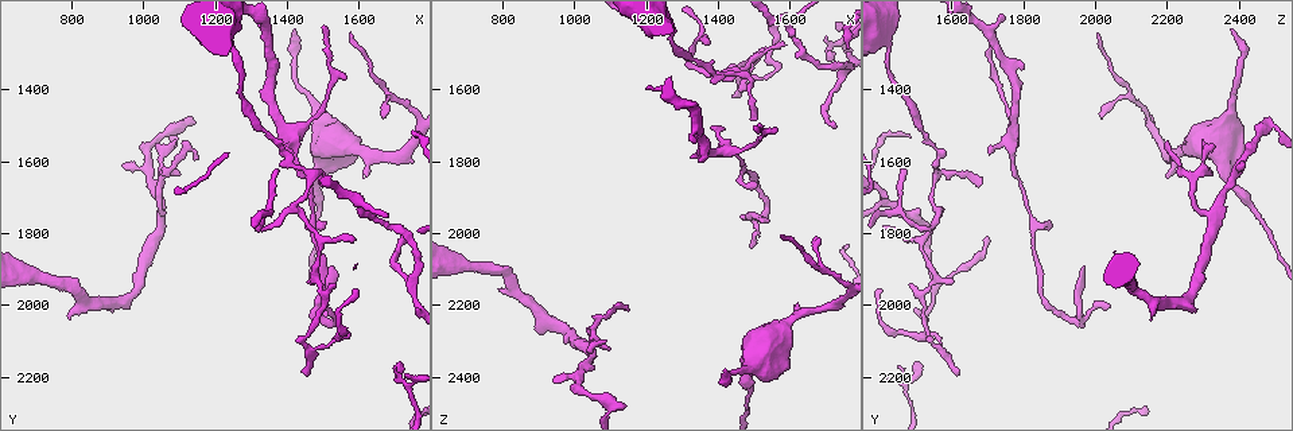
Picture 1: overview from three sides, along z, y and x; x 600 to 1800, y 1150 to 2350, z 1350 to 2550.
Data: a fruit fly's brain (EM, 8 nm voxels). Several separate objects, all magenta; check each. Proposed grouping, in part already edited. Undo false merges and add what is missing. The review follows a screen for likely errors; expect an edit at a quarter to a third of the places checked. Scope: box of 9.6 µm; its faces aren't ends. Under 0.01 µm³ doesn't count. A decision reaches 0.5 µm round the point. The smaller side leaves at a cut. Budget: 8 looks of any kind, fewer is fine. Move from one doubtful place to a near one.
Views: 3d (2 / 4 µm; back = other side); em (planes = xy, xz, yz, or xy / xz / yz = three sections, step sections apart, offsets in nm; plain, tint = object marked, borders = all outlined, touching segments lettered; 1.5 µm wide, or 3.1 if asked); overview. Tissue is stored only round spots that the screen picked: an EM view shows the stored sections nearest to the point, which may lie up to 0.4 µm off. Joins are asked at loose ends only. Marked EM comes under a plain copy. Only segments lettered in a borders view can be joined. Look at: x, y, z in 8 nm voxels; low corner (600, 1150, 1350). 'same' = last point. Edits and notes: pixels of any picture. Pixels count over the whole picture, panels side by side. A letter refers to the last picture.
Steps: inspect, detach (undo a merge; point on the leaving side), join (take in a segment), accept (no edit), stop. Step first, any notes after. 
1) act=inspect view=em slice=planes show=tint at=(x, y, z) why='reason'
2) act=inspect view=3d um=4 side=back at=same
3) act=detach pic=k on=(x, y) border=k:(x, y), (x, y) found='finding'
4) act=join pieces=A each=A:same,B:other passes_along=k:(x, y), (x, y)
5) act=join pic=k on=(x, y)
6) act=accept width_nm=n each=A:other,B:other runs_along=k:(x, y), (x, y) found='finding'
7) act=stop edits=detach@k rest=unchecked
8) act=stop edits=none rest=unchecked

act=inspect view=em slice=xz step=4 show=borders at=(1610, 1650, 2210) why='an open end'

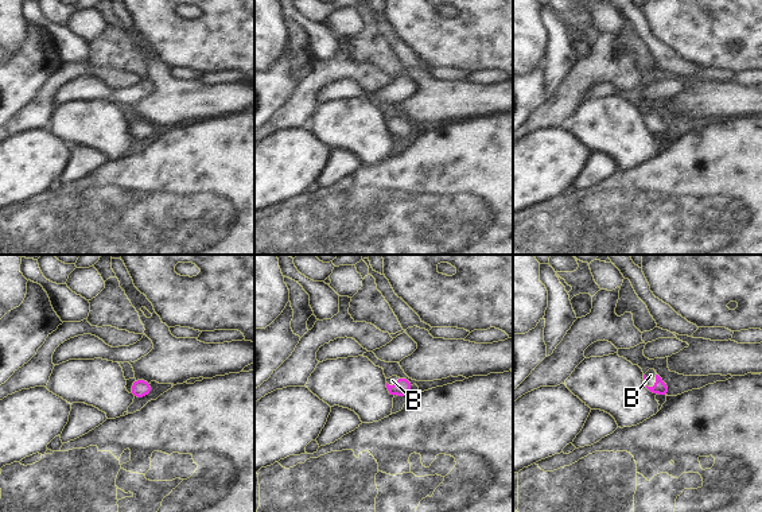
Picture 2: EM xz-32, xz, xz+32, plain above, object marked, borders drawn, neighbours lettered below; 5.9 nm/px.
act=inspect view=em slice=planes show=borders at=same why='another direction'

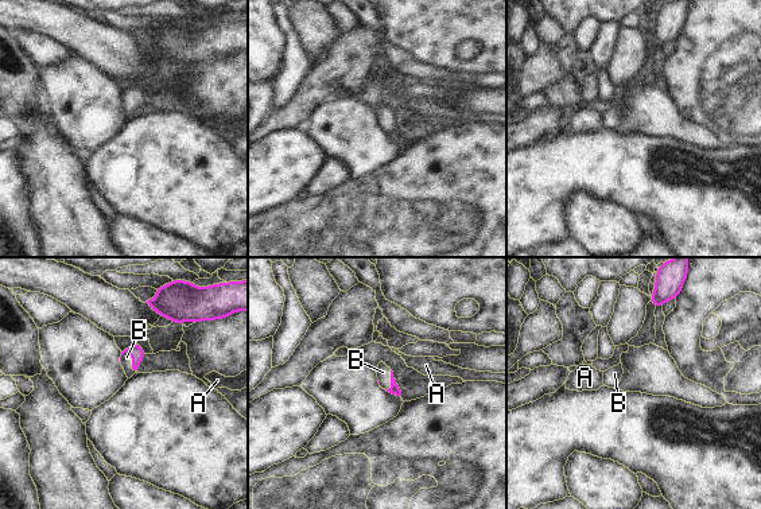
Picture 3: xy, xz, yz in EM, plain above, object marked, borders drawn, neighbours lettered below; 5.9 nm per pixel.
act=join pieces=B each=A:other,B:same passes_along=3:(138, 353), (132, 361), (127, 357) found='the cell continues'

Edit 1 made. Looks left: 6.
act=inspect view=3d um=4 at=(1040, 1750, 2330) why='branch point'

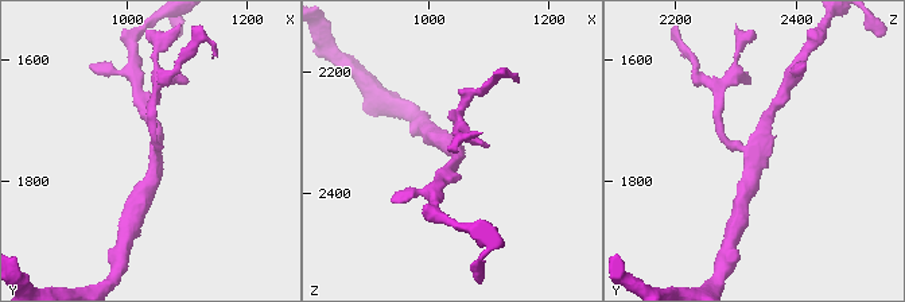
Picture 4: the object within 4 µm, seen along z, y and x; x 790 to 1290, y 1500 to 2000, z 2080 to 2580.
act=inspect view=em slice=planes show=borders at=(1045, 1750, 2325) arms=3 why='shape alone is not enough'

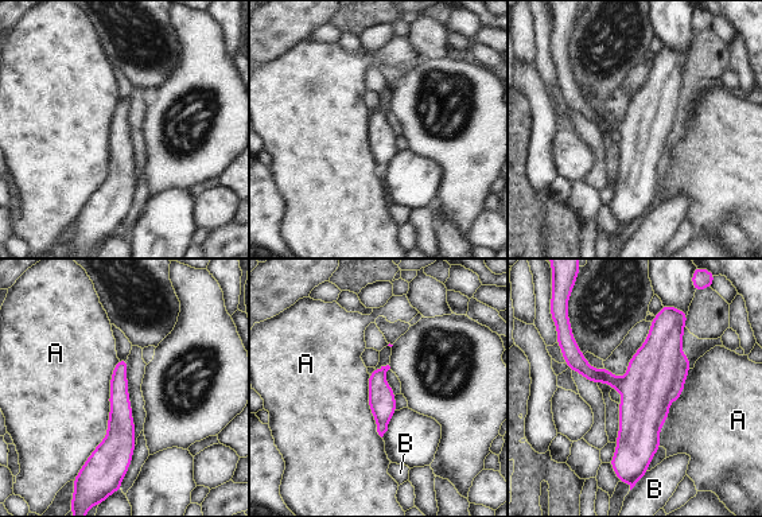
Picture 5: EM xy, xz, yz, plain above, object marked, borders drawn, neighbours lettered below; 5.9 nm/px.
act=accept each=A:other,B:other found='all the same cell'

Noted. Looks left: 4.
act=stop edits=join@3 rest=unchecked

